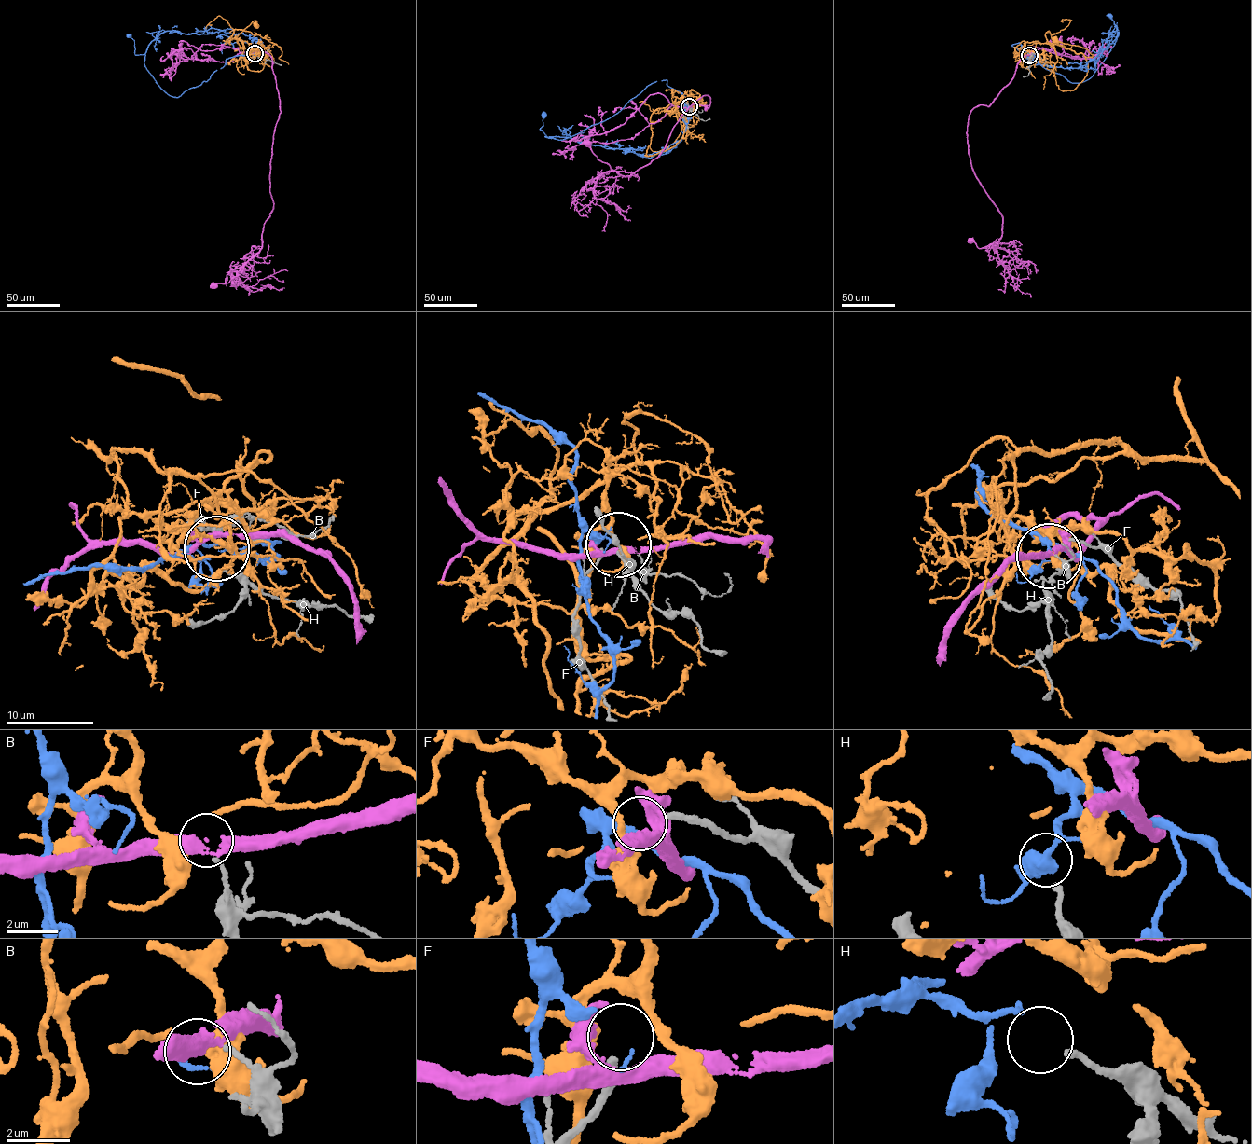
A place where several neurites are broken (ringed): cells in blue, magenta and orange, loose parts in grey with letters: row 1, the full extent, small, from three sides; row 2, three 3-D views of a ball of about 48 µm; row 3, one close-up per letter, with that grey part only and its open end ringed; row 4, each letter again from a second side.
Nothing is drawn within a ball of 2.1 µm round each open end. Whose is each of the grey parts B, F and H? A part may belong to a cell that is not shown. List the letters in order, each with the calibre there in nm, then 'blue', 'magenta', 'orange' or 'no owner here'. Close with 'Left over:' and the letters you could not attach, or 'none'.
B: 150 nm | orange
F: 240 nm | no owner here
H: 200 nm | blue
Left over: F

